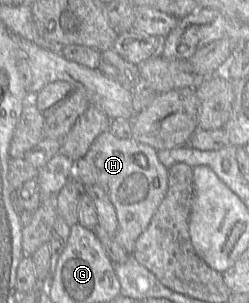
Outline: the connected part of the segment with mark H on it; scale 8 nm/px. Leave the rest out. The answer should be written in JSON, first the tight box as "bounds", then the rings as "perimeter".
{"bounds":[74,129,168,254],"perimeter":[[[108,129],[101,133],[93,141],[88,152],[75,162],[74,171],[75,178],[84,187],[98,185],[106,192],[114,206],[118,220],[115,239],[128,254],[132,254],[136,240],[149,226],[168,188],[168,169],[159,161],[157,151],[153,147],[139,143],[132,138],[118,138]]]}

